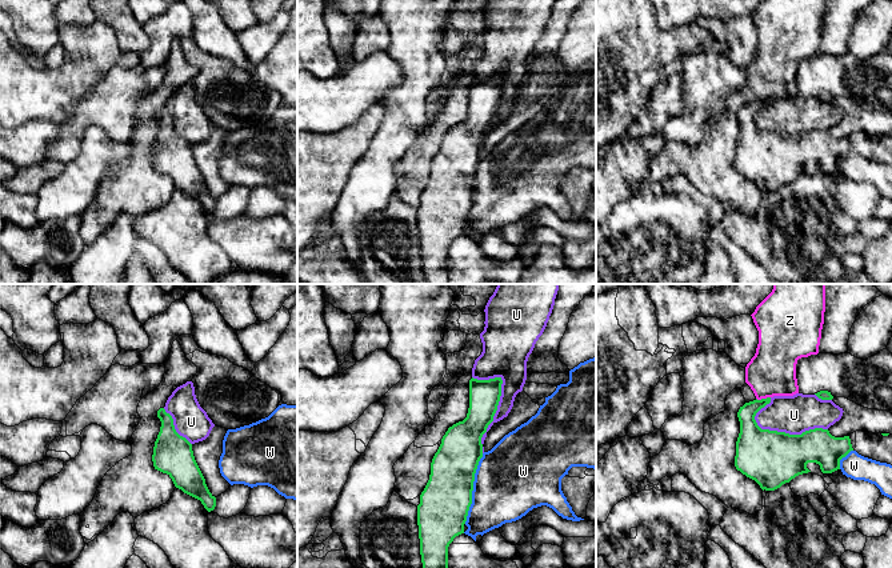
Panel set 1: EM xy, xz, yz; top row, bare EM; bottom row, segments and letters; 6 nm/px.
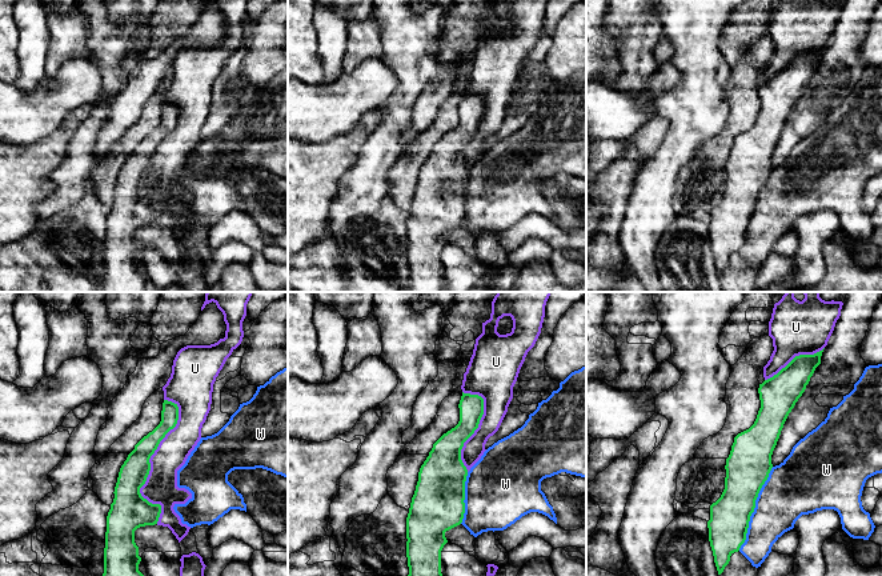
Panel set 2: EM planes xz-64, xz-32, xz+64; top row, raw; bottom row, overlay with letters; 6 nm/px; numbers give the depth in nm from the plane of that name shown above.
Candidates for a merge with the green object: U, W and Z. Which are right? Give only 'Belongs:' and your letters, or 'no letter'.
Belongs: no letter

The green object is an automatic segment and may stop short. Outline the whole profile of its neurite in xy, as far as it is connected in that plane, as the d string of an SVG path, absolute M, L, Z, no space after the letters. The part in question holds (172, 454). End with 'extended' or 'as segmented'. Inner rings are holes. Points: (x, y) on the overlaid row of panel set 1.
M164 408L157 411L157 417L161 427L152 455L155 469L167 473L176 488L200 500L208 512L213 511L216 497L205 484L195 460L192 444L176 432L173 419Z; as segmented

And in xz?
M472 377L469 380L469 408L467 417L448 428L432 459L429 480L420 495L420 504L417 505L417 525L423 568L448 568L448 547L456 536L464 533L464 524L472 504L475 473L479 461L483 457L481 437L487 432L488 425L493 421L501 396L501 384L501 377L489 380L477 380Z; as segmented

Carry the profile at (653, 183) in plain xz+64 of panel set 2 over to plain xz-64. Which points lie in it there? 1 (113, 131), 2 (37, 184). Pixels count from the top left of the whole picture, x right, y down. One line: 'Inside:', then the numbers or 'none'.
Inside: none

